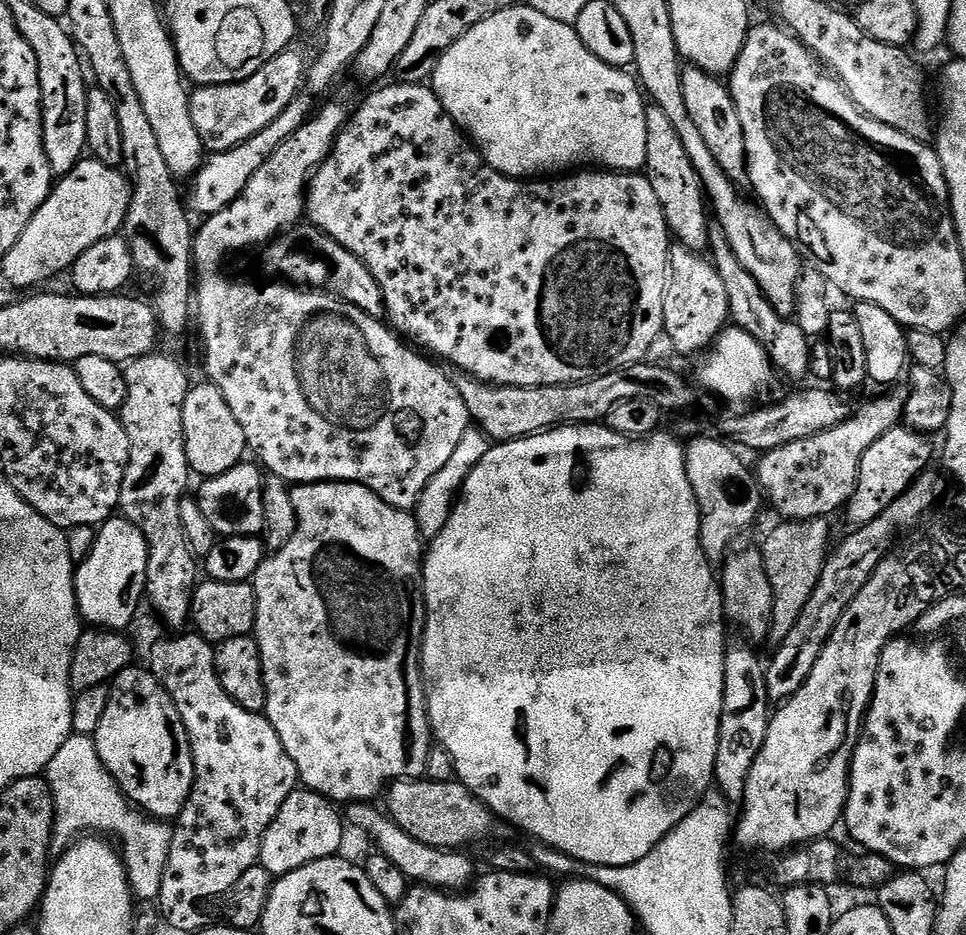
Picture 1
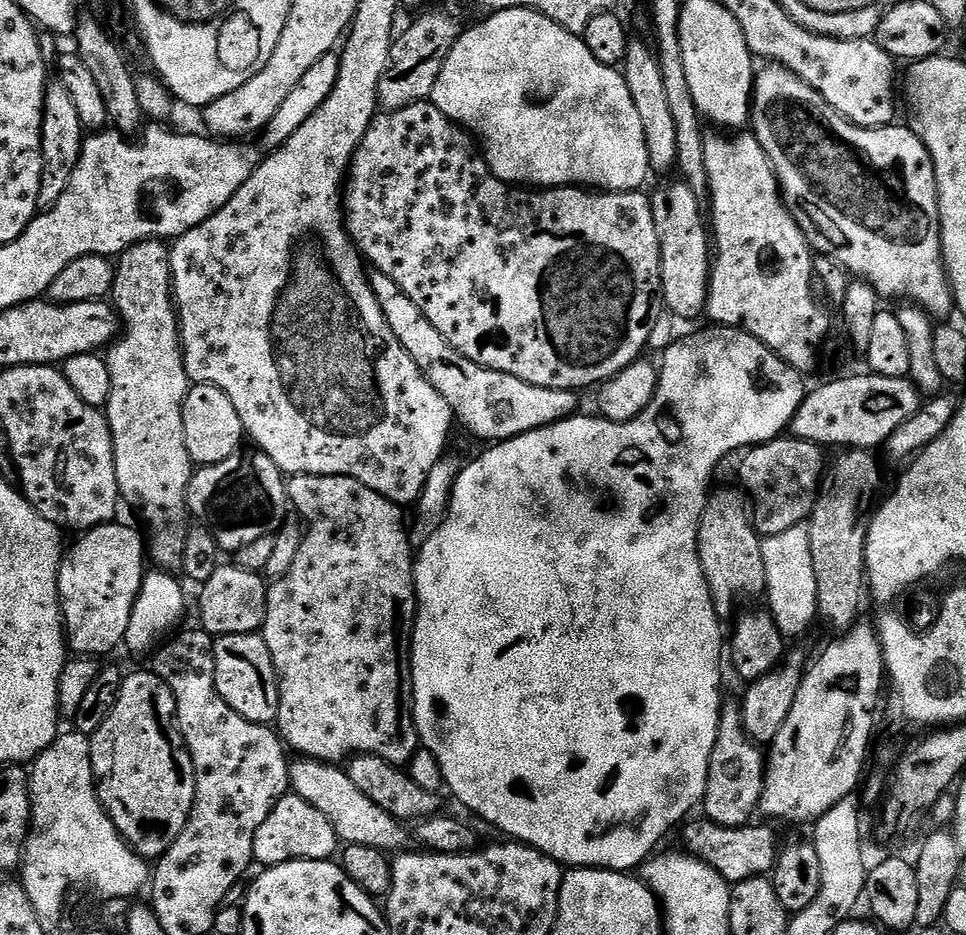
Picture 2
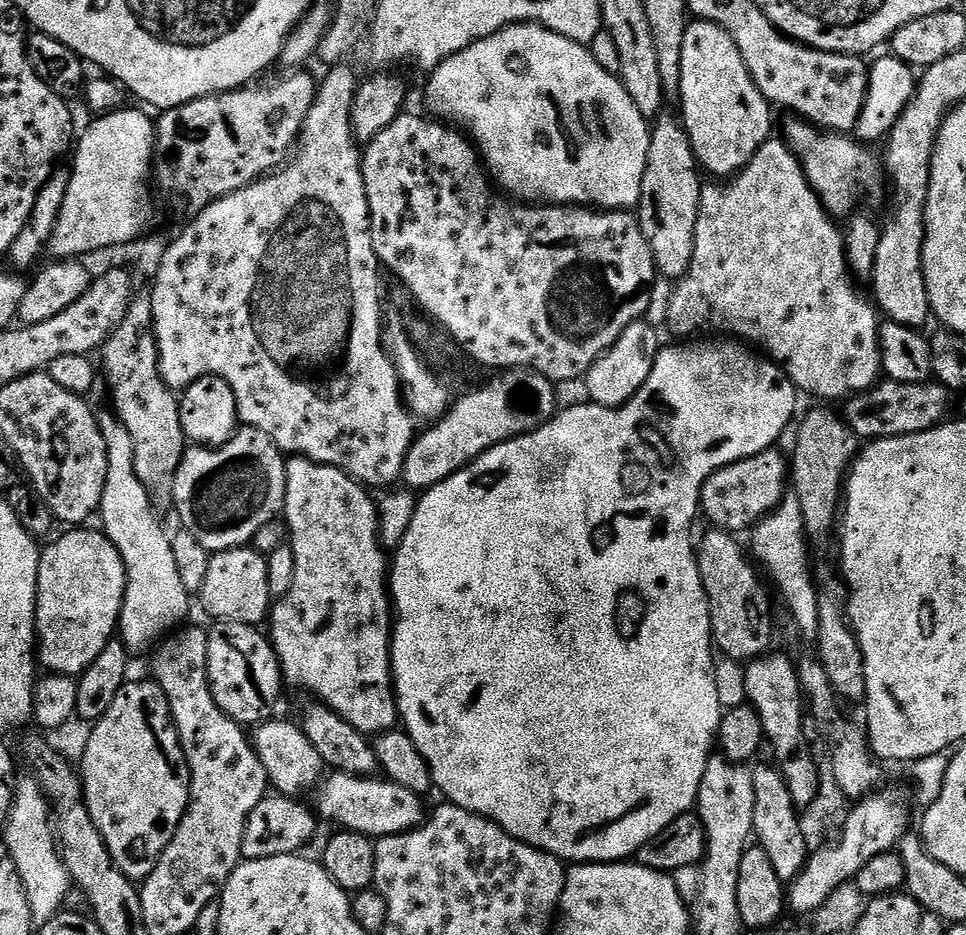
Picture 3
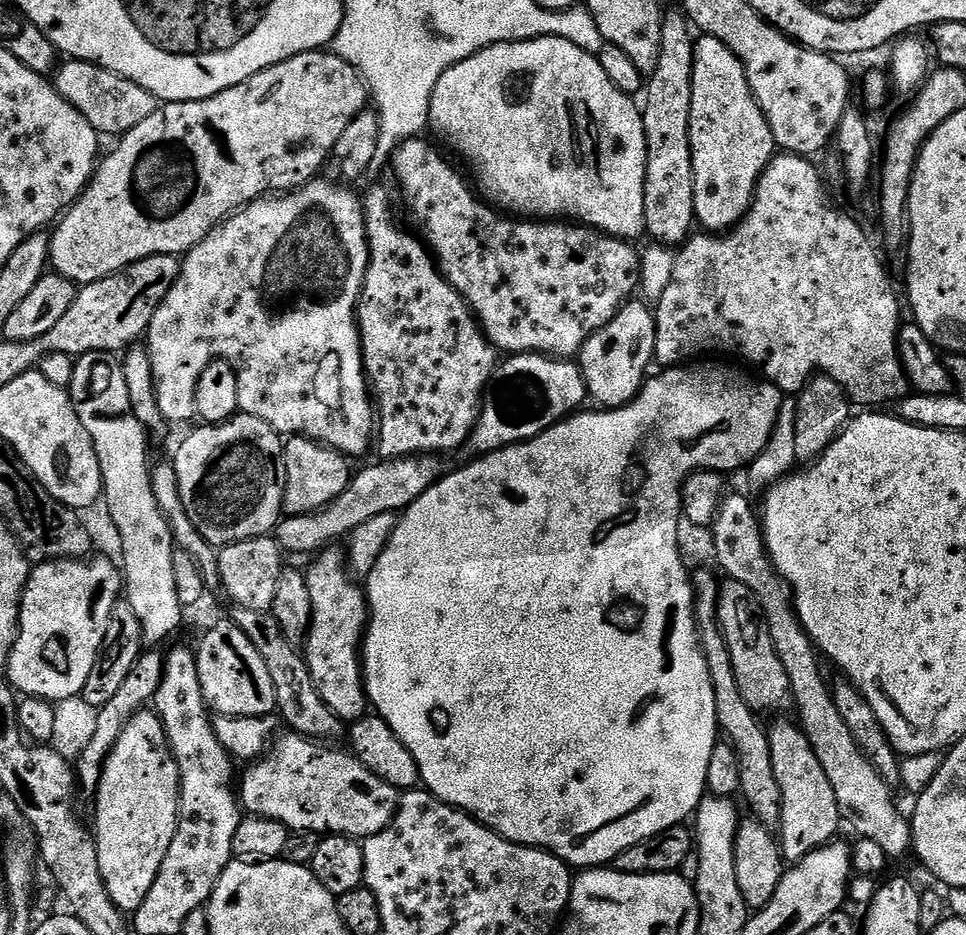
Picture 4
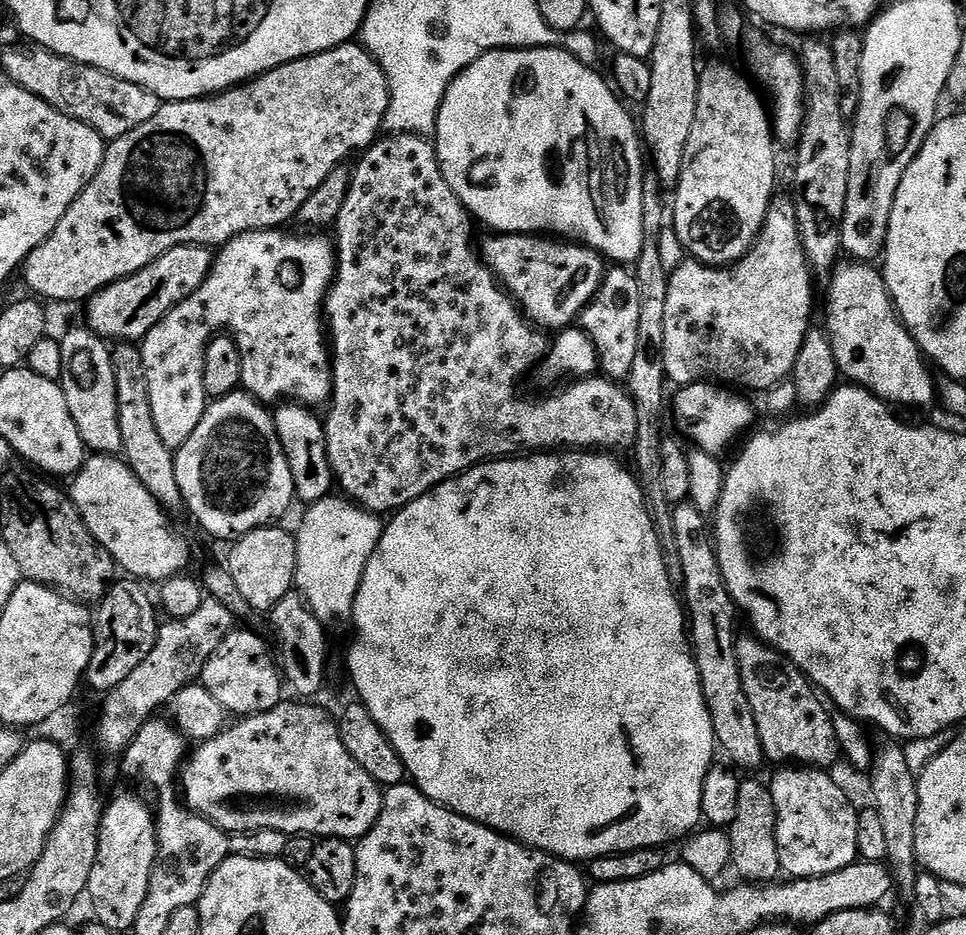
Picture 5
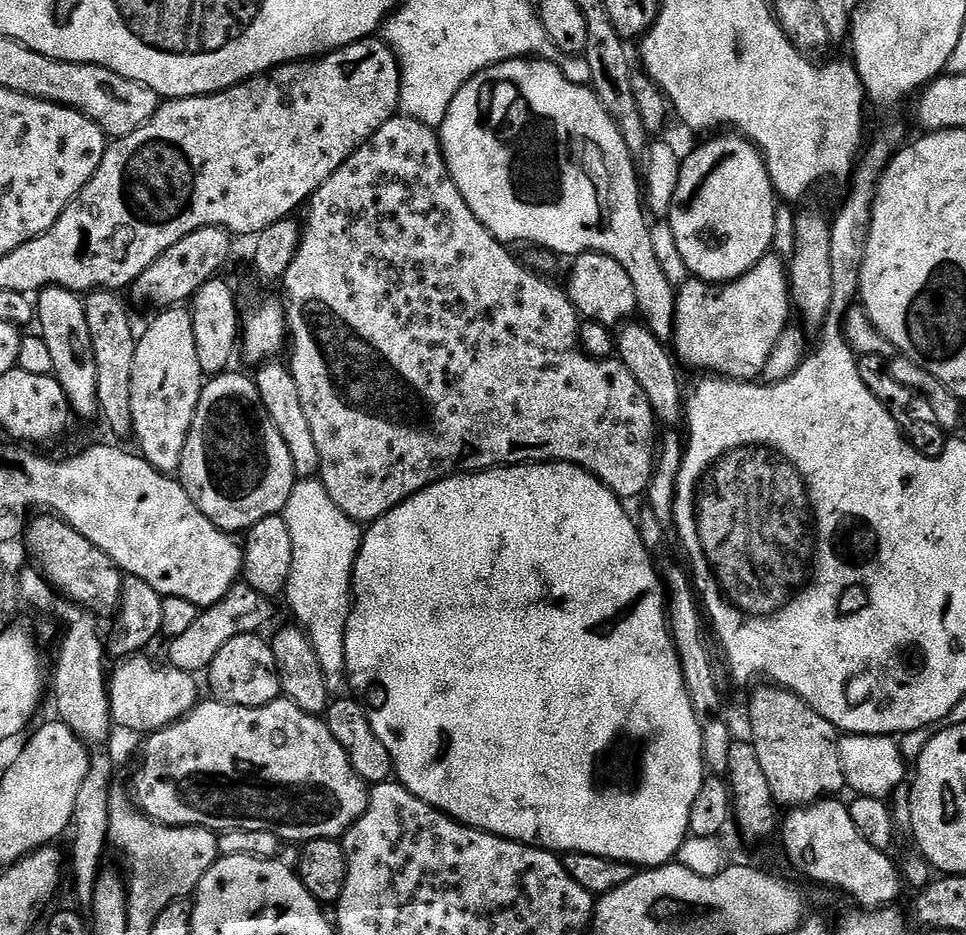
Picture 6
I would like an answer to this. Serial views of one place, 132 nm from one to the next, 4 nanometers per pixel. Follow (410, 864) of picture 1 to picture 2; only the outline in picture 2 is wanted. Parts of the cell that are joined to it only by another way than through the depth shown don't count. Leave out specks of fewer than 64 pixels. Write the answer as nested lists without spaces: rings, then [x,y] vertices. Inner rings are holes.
[[[296,758],[288,765],[288,783],[295,795],[301,796],[306,802],[310,802],[310,806],[314,806],[314,810],[318,810],[318,814],[323,814],[326,817],[326,822],[330,822],[330,826],[334,826],[337,841],[343,842],[345,845],[374,846],[389,854],[399,854],[409,847],[409,829],[407,832],[404,829],[407,827],[395,816],[382,810],[382,806],[374,806],[374,802],[370,802],[370,798],[366,798],[366,794],[362,794],[362,790],[358,790],[358,786],[354,786],[354,782],[350,782],[347,771],[343,767],[322,760]]]

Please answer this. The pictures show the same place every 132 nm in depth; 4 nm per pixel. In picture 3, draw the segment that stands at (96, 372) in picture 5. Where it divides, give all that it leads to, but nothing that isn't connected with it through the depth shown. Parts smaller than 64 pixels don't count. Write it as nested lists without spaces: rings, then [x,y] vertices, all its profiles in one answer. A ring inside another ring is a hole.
[[[108,411],[99,415],[100,433],[107,444],[107,476],[106,486],[103,487],[102,502],[99,513],[102,518],[102,530],[114,542],[115,548],[123,556],[123,564],[128,572],[127,592],[124,595],[123,610],[120,612],[118,634],[131,657],[142,654],[149,655],[157,644],[176,627],[179,627],[188,614],[190,594],[182,585],[178,566],[175,565],[171,537],[166,534],[158,520],[159,513],[149,497],[148,491],[139,481],[137,471],[134,470],[134,442],[130,432],[115,413]]]

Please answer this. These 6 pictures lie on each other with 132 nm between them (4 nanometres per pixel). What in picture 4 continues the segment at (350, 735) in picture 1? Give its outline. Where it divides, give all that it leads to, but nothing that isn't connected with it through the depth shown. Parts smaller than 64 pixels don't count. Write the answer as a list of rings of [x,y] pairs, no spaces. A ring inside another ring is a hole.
[[[293,436],[284,440],[284,512],[307,514],[319,512],[328,507],[337,496],[346,490],[352,479],[353,469],[348,469],[349,461],[341,452],[317,444],[305,436]],[[339,547],[323,549],[311,561],[313,564],[306,568],[312,621],[308,635],[304,637],[302,651],[314,686],[318,694],[322,694],[326,706],[330,706],[330,710],[341,720],[355,722],[364,718],[370,708],[368,696],[364,693],[362,667],[362,641],[368,627],[368,601],[365,589],[355,584],[357,581],[346,567],[345,553],[336,548]]]

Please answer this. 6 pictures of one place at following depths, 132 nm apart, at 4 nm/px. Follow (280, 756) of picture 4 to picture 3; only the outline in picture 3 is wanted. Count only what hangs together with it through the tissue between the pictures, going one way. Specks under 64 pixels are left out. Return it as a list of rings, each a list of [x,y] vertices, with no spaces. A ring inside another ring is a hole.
[[[333,771],[331,775],[319,785],[315,793],[315,796],[317,795],[315,807],[318,809],[321,821],[333,820],[341,829],[379,838],[402,834],[412,828],[418,828],[426,819],[426,808],[424,812],[423,804],[425,801],[422,796],[412,793],[404,786],[392,783],[387,778],[351,776],[337,771]]]

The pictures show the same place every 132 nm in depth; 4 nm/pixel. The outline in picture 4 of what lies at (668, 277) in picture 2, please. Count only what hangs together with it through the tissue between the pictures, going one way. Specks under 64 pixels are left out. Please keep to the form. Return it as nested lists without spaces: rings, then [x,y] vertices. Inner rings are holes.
[[[665,11],[662,16],[662,42],[658,54],[658,66],[654,74],[647,77],[643,93],[642,115],[646,134],[646,178],[644,179],[644,231],[655,243],[669,246],[683,245],[694,228],[696,212],[692,208],[694,198],[694,170],[690,150],[690,98],[692,97],[692,70],[694,68],[693,29],[683,11]]]

